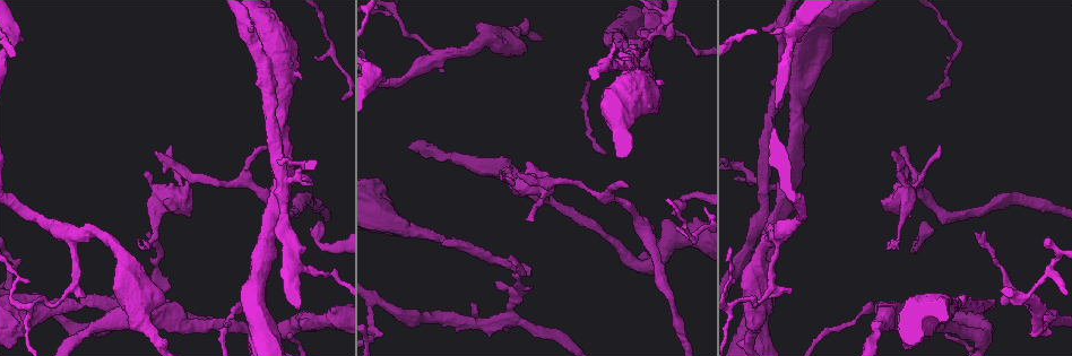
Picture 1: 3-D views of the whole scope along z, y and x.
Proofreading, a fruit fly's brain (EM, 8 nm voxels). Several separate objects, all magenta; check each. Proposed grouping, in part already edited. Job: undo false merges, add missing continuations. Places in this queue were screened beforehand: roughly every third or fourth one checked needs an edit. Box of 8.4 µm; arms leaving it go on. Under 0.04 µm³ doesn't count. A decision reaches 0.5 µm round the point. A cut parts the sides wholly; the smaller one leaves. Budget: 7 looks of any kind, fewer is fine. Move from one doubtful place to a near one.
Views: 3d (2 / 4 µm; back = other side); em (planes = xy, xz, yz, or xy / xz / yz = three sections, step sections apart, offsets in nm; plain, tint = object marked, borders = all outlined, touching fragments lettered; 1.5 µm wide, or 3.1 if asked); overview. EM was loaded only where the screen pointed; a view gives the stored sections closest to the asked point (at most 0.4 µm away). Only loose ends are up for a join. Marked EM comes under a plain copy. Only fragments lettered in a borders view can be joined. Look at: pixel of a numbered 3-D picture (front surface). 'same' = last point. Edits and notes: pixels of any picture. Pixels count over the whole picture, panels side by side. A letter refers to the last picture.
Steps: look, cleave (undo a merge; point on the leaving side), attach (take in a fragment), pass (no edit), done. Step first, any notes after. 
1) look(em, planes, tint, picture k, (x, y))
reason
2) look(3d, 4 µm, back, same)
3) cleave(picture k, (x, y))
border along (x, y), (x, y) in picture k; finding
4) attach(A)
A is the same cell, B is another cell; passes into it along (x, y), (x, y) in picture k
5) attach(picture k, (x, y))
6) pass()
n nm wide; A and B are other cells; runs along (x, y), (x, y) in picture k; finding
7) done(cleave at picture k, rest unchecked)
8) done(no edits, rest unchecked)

look(3d, 4 µm, picture 1, (548, 187))

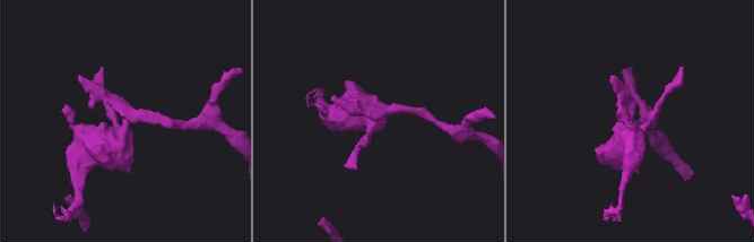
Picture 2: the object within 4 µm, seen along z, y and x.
look(em, planes, tint, picture 2, (377, 117))
now the EM

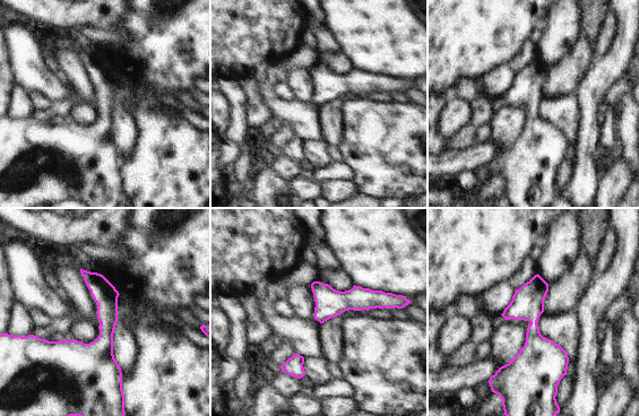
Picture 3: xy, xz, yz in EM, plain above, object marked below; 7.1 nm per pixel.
look(em, planes, borders, same)
what lies round it

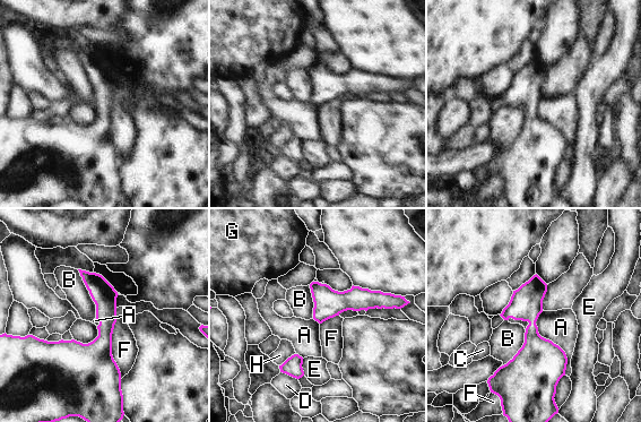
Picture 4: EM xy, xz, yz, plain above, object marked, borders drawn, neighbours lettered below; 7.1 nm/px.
pass()
A, B, C, D, E, F, G and H are other cells; all the same neuron

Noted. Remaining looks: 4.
look(em, xy, step 8, tint, picture 1, (977, 234))
tapers out

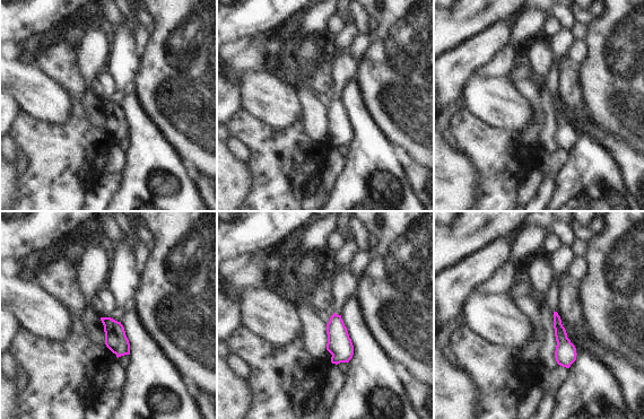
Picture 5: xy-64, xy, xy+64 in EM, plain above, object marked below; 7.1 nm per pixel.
look(em, xy, step 8, borders, same)
see the neighbours

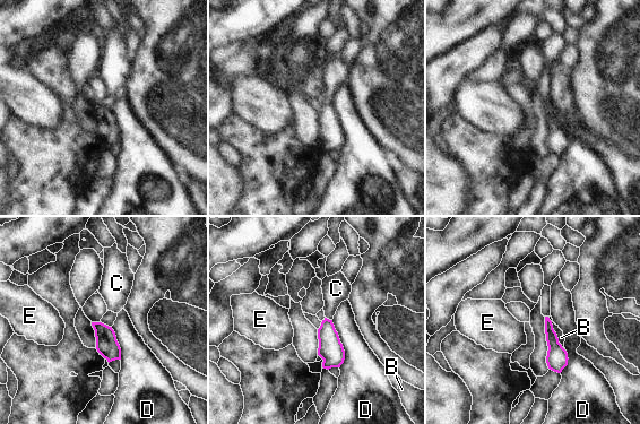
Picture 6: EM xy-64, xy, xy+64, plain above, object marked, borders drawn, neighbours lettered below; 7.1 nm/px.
attach(C)
C is the same cell, B, D and E are other cells; it goes on there

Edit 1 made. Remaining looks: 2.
look(overview)

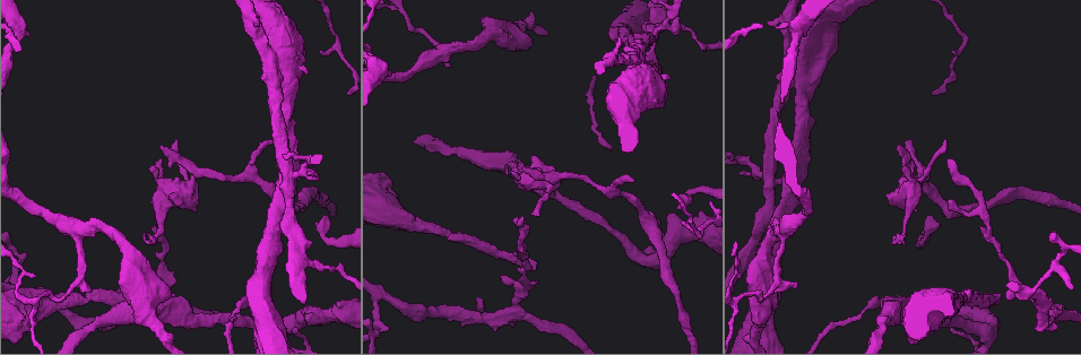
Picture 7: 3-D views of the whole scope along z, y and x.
look(em, planes, borders, picture 7, (24, 256))
abrupt turn

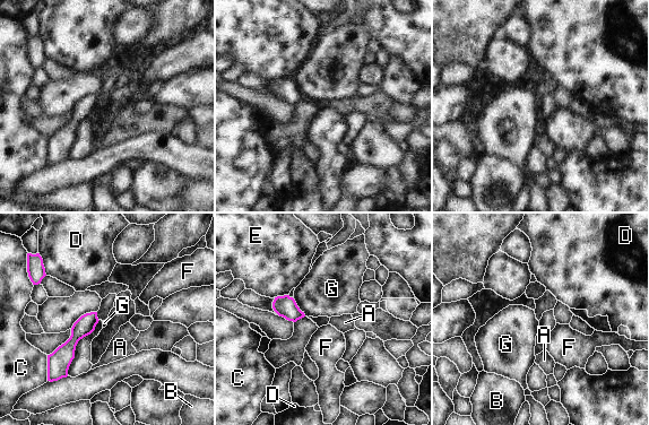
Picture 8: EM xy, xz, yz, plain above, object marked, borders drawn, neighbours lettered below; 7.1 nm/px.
pass()
A, B, C, D, E, F and G are other cells; runs along (94, 314), (78, 331), (50, 376) in picture 8; all the same neuron

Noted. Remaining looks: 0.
done(attach at picture 6, rest unchecked)

